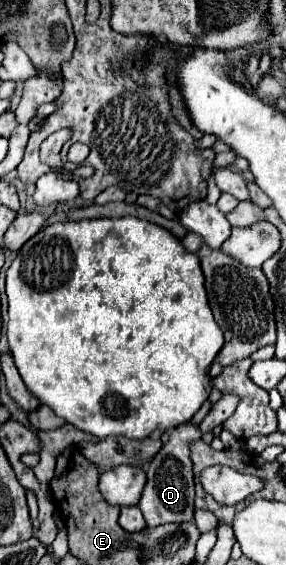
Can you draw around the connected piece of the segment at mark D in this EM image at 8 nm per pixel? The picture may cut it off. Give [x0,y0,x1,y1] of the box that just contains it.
[138,425,202,527]

